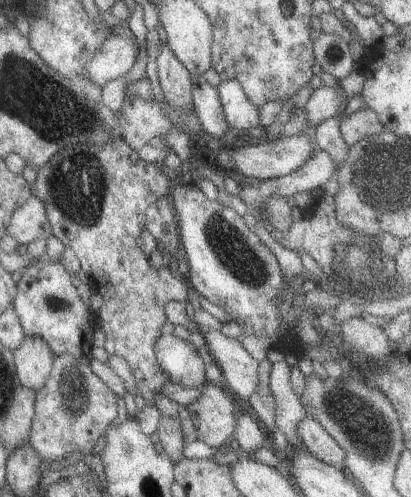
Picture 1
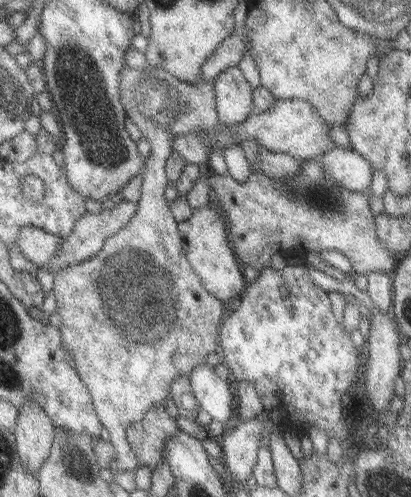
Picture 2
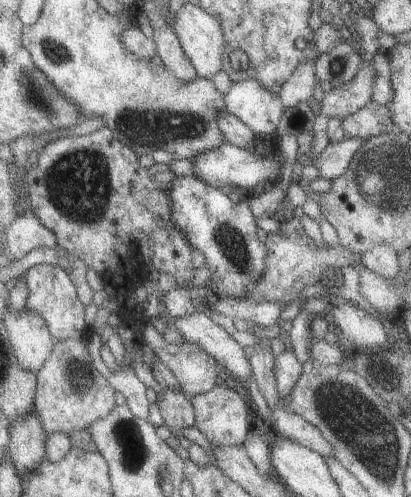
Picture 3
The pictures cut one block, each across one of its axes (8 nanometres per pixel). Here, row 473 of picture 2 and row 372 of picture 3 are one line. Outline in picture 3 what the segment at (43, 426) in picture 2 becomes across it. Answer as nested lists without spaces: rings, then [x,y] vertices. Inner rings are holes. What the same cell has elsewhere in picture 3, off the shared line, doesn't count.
[[[25,310],[17,314],[7,312],[3,326],[7,330],[11,352],[19,368],[37,374],[55,346],[55,340],[47,332],[43,320],[39,316],[27,314]]]

